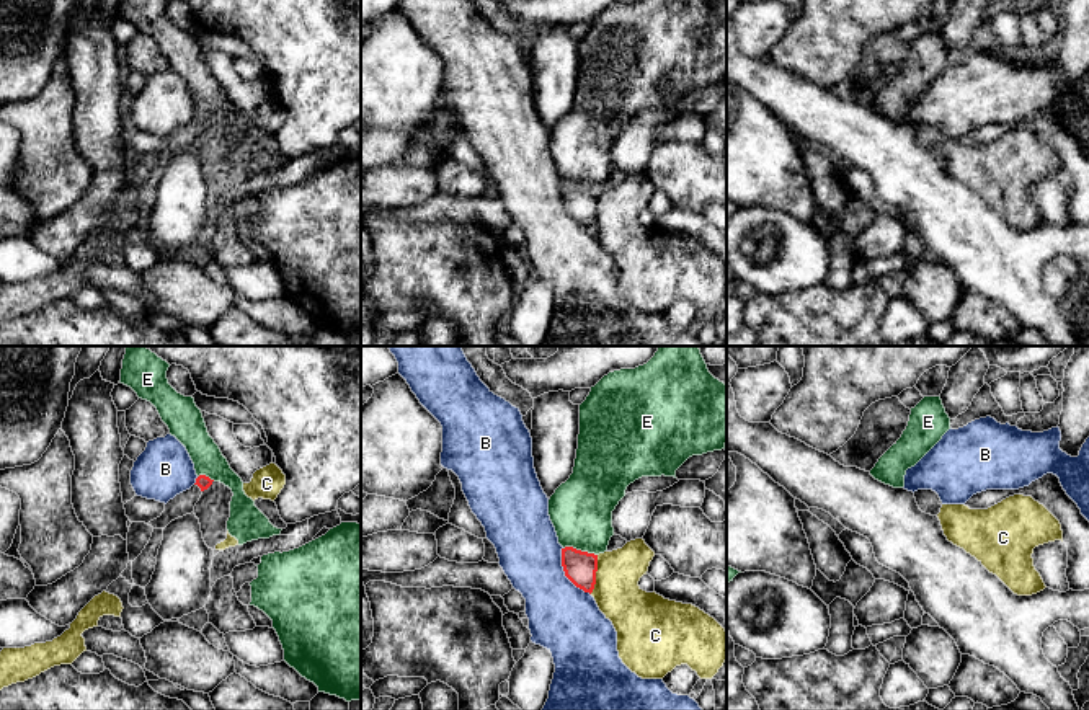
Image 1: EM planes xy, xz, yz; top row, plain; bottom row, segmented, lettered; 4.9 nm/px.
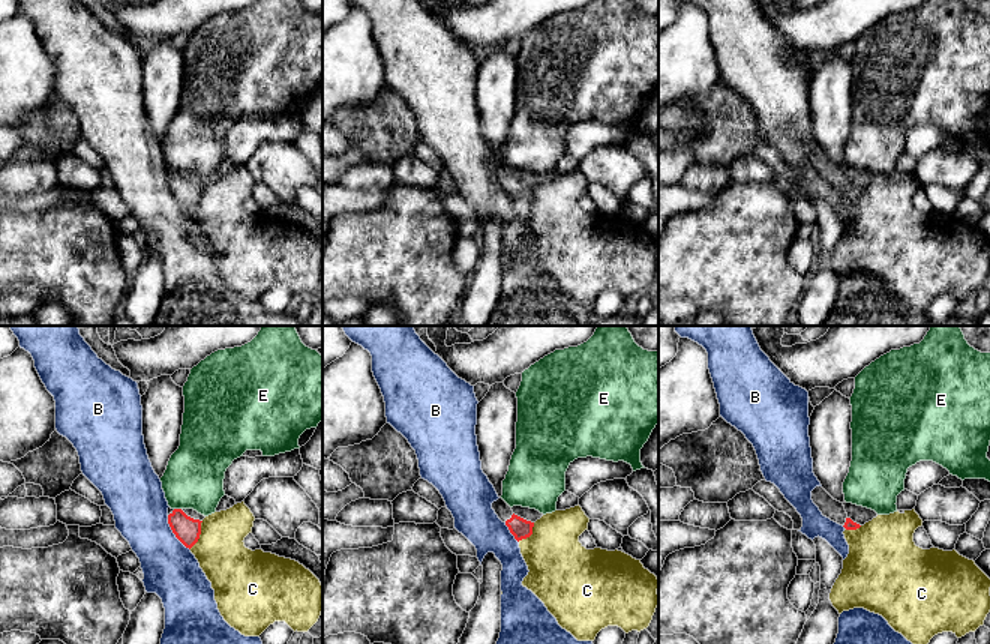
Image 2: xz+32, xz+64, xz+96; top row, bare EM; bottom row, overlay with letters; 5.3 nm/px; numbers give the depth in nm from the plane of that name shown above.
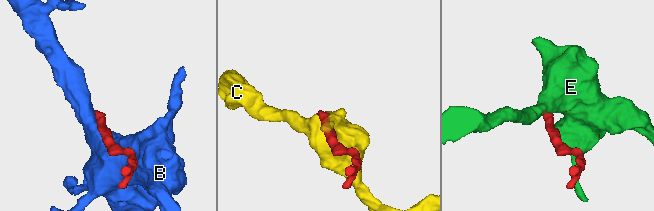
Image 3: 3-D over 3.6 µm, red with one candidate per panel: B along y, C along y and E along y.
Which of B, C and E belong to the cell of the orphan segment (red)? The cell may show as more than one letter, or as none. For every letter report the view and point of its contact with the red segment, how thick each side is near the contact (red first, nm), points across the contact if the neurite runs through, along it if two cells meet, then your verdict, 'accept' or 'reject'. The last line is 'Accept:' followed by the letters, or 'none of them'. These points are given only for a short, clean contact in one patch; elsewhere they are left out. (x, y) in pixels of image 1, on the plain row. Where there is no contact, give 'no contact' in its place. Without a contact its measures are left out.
B: xz (565, 208) | 160/340 nm | reject
C: xz (595, 209) | 160/220 nm | reject
E: xz (580, 185) | 160/300 nm | along xz (564, 181), (596, 190) | reject
Accept: none of them

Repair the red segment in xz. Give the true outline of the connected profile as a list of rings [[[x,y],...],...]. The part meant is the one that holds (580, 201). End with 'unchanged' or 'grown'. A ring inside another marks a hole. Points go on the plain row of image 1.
[[[573,181],[562,183],[562,201],[565,211],[585,227],[593,227],[596,219],[598,189],[576,184]]]; unchanged

